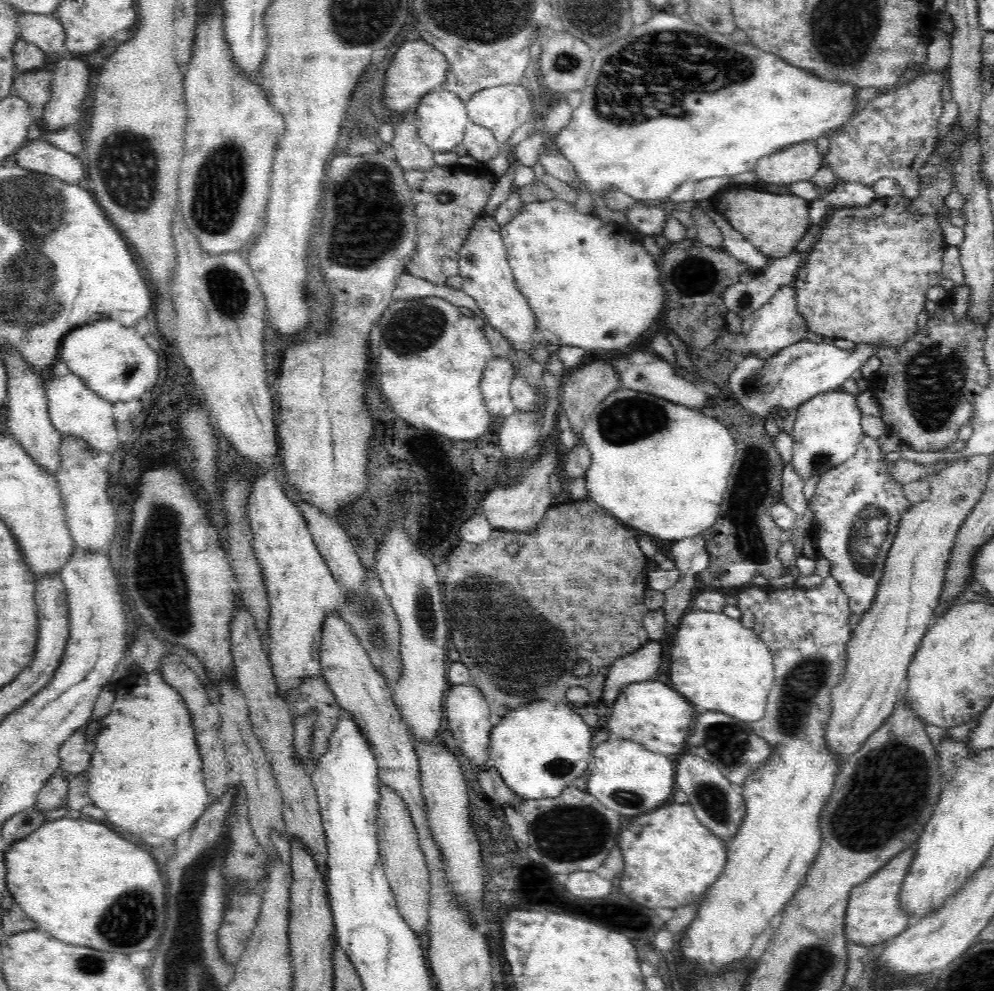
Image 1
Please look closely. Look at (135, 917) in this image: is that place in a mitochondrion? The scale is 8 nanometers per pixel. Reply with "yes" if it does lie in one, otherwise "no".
yes

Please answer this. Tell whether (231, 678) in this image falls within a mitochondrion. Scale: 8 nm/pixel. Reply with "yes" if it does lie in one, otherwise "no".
no

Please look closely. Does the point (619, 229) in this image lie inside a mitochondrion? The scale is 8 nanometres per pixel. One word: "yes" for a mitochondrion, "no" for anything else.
no

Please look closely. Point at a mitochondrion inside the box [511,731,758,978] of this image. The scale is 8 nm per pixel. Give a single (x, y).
(569, 833)

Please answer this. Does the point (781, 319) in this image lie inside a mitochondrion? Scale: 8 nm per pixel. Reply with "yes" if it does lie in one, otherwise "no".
no

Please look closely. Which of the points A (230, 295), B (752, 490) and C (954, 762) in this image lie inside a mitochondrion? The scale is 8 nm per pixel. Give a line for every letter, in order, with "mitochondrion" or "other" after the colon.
A: mitochondrion
B: mitochondrion
C: mitochondrion

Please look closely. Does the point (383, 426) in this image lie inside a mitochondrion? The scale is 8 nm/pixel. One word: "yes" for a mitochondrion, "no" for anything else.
no

